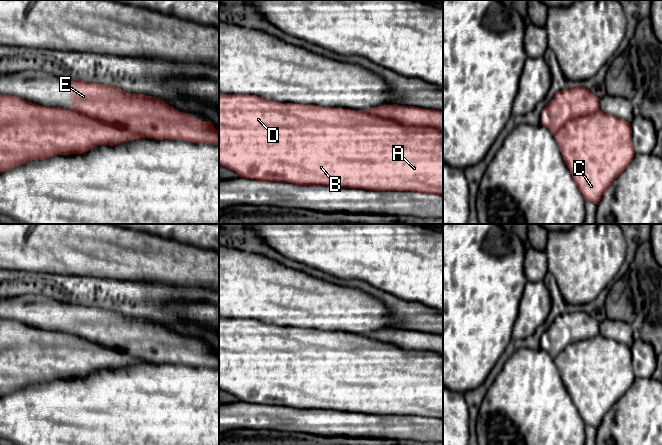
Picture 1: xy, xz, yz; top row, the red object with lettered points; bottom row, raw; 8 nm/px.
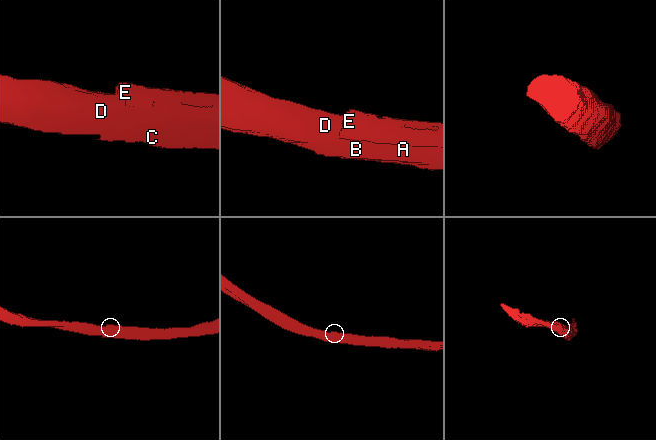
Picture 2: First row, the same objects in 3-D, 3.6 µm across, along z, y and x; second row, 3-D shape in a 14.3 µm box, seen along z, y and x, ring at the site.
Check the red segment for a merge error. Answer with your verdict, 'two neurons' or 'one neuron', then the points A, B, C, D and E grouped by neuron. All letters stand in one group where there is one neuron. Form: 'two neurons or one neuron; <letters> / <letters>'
two neurons; A B C D / E

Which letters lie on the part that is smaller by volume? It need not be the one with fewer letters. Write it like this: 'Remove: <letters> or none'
Remove: E

